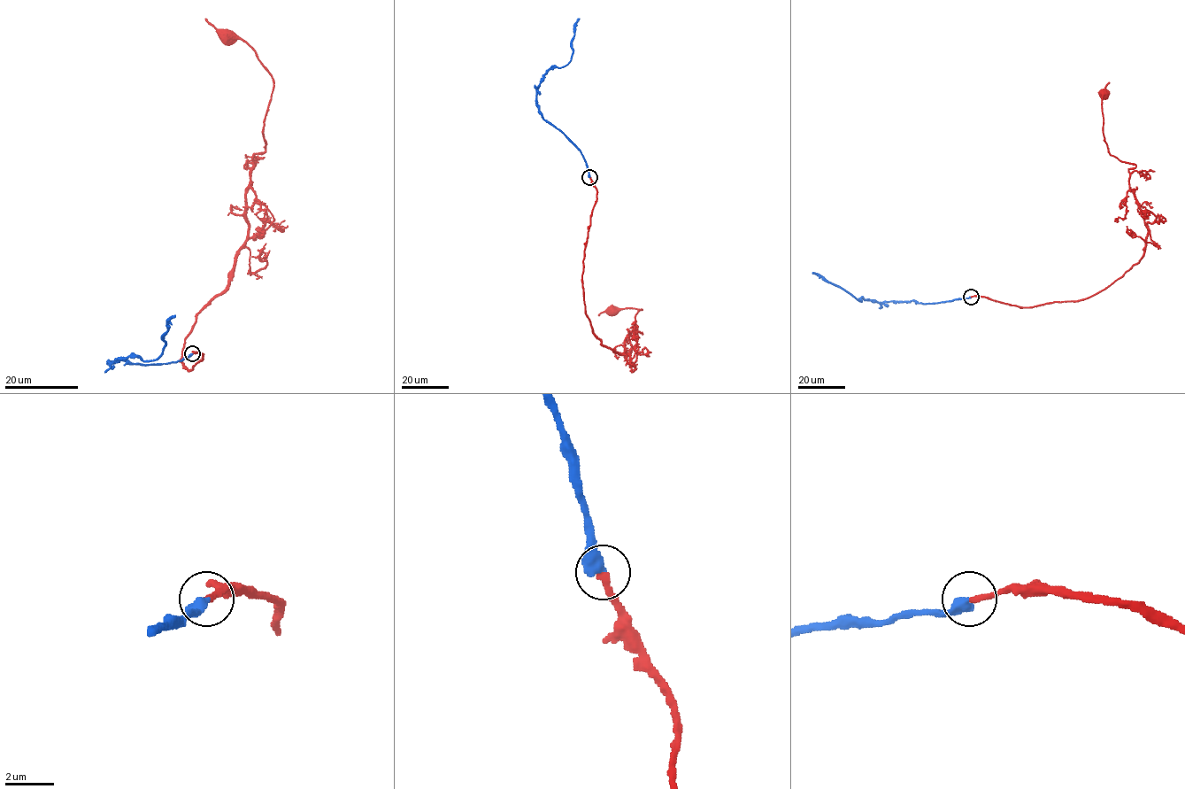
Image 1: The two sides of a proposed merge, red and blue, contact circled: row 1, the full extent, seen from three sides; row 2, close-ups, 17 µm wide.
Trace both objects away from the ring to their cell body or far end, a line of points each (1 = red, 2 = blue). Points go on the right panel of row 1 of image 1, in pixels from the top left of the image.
1: (971, 297), (1022, 307), (1083, 300), (1145, 252), (1147, 227), (1129, 187), (1135, 166), (1110, 153), (1104, 95)
2: (971, 297), (924, 303), (873, 302), (862, 297), (859, 301), (811, 273)

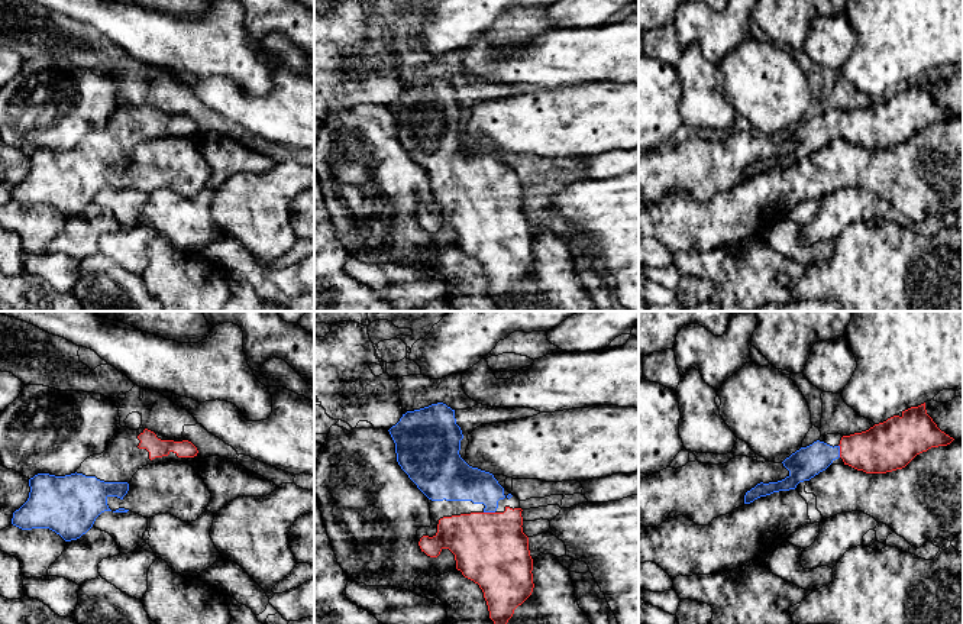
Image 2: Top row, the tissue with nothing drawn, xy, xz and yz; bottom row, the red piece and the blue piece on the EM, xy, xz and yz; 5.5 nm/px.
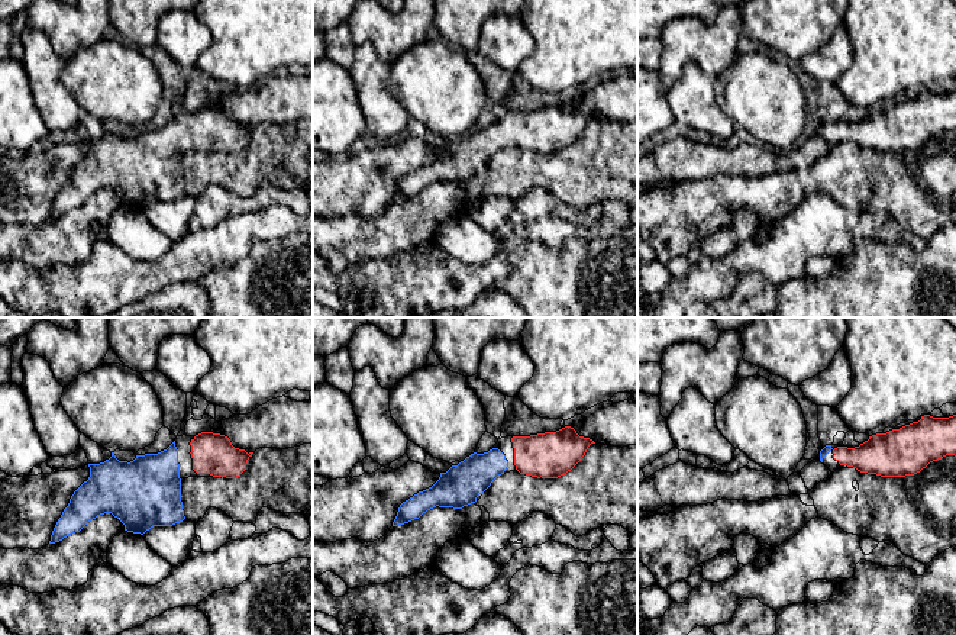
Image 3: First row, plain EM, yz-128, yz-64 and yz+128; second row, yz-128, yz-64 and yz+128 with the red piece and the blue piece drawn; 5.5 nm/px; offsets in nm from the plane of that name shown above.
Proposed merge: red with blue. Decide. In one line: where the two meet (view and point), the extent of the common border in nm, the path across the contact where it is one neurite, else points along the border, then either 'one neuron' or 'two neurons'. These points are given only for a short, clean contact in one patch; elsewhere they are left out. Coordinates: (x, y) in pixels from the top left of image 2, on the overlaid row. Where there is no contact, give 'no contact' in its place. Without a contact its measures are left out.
contact yz (840, 450); length 70 nm; way yz (884, 448), (876, 450), (840, 450), (820, 455), (807, 462); one neuron

